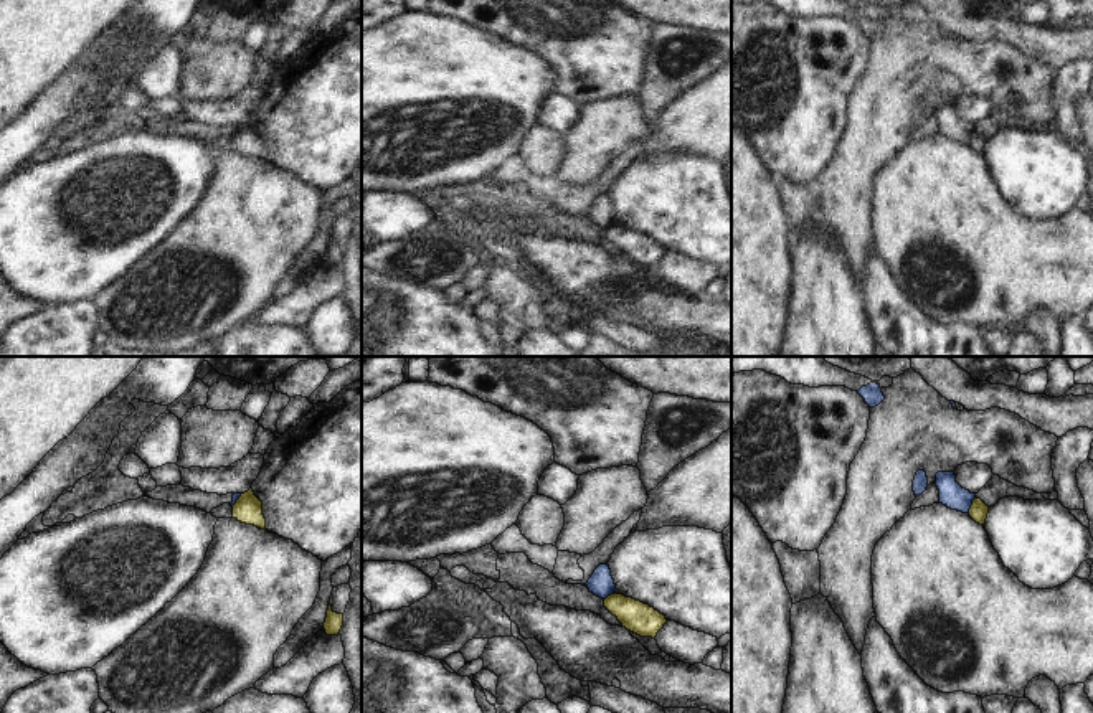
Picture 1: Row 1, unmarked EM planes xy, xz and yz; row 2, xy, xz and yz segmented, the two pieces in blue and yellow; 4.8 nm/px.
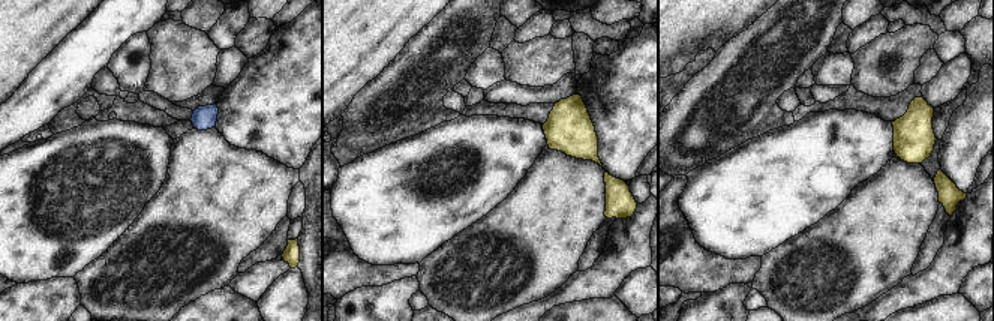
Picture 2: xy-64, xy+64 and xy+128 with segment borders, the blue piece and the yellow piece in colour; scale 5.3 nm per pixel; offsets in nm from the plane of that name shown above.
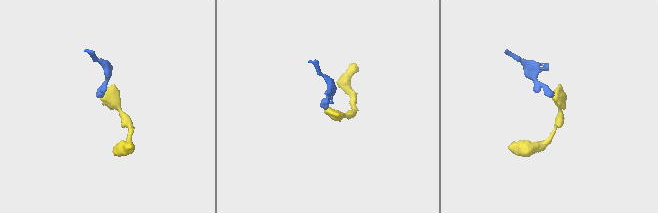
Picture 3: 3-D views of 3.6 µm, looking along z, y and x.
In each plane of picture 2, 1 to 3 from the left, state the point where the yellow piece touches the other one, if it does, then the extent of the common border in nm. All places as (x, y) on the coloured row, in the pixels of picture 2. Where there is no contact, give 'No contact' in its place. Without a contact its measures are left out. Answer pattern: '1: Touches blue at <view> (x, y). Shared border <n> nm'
1: No contact
2: No contact
3: No contact.

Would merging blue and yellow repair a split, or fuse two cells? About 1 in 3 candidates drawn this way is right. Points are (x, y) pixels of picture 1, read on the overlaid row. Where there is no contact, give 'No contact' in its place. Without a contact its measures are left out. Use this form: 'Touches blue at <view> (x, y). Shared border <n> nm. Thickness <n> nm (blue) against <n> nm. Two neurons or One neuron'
Touches blue at yz (971, 504). Shared border 90 nm. Thickness 120 nm (blue) against 90 nm. Two neurons.

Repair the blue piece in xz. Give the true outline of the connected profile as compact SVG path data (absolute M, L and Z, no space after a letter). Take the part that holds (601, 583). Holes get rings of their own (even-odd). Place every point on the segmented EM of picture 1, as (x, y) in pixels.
M599 564L591 578L586 583L589 593L594 596L606 599L608 596L614 594L616 584L611 576L611 569L608 564Z

